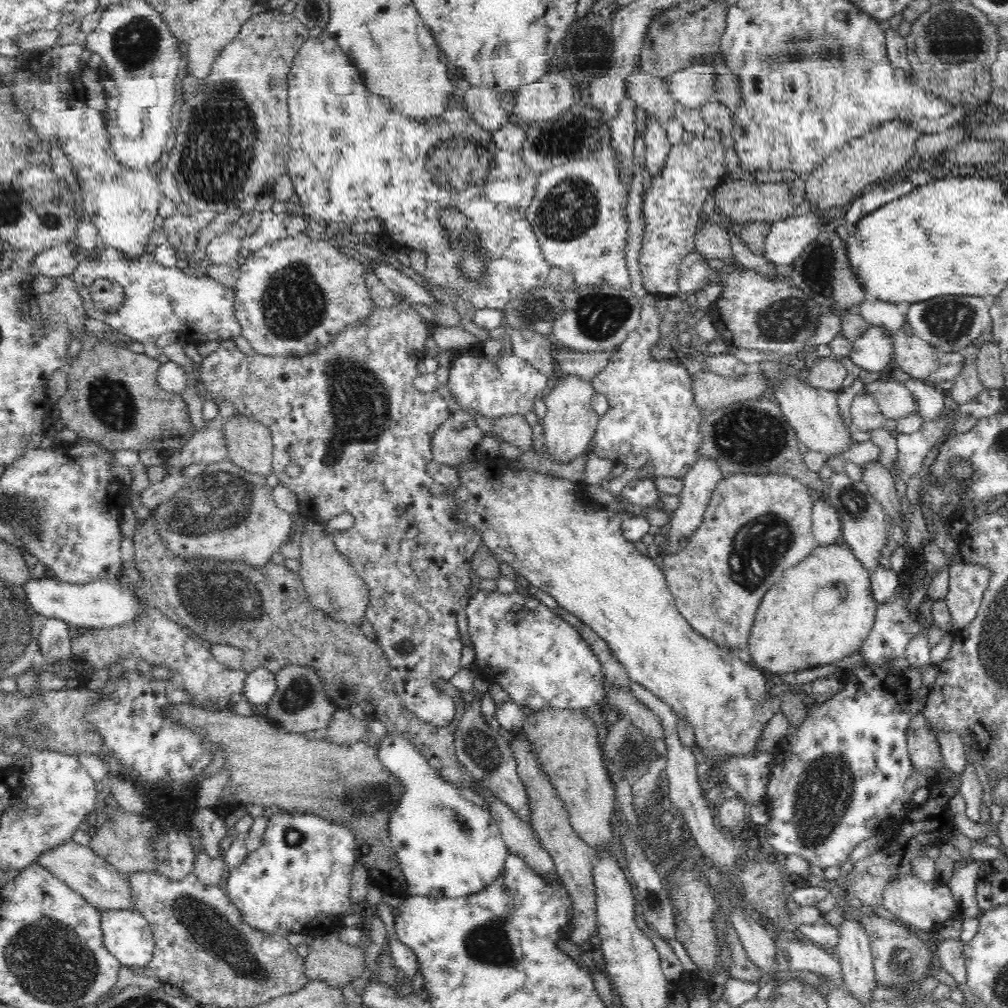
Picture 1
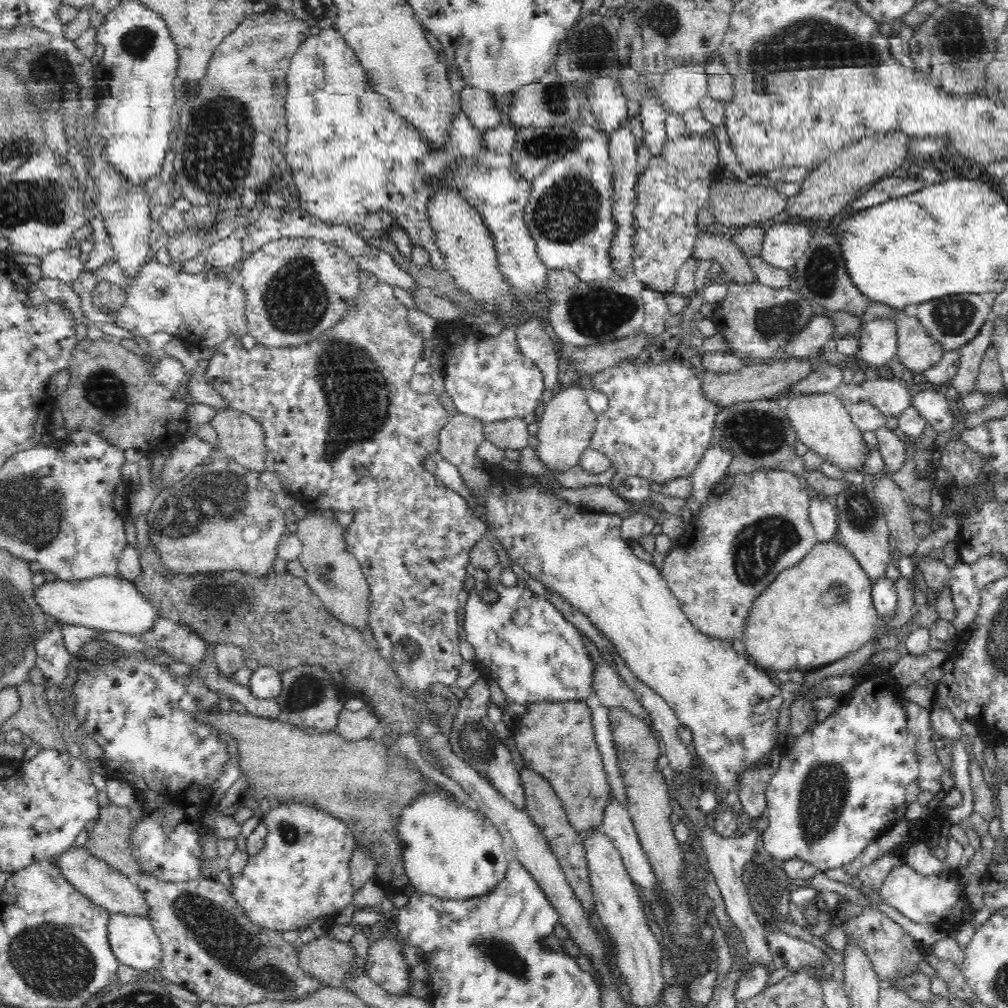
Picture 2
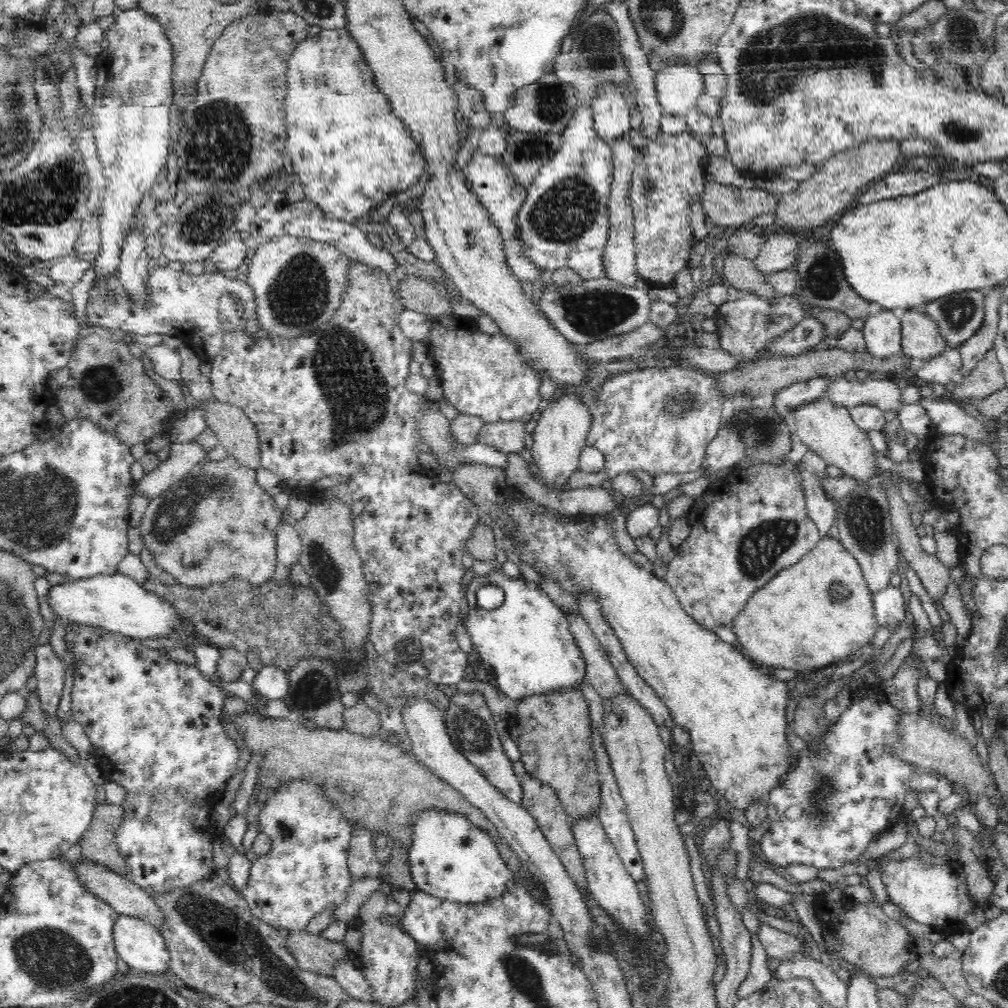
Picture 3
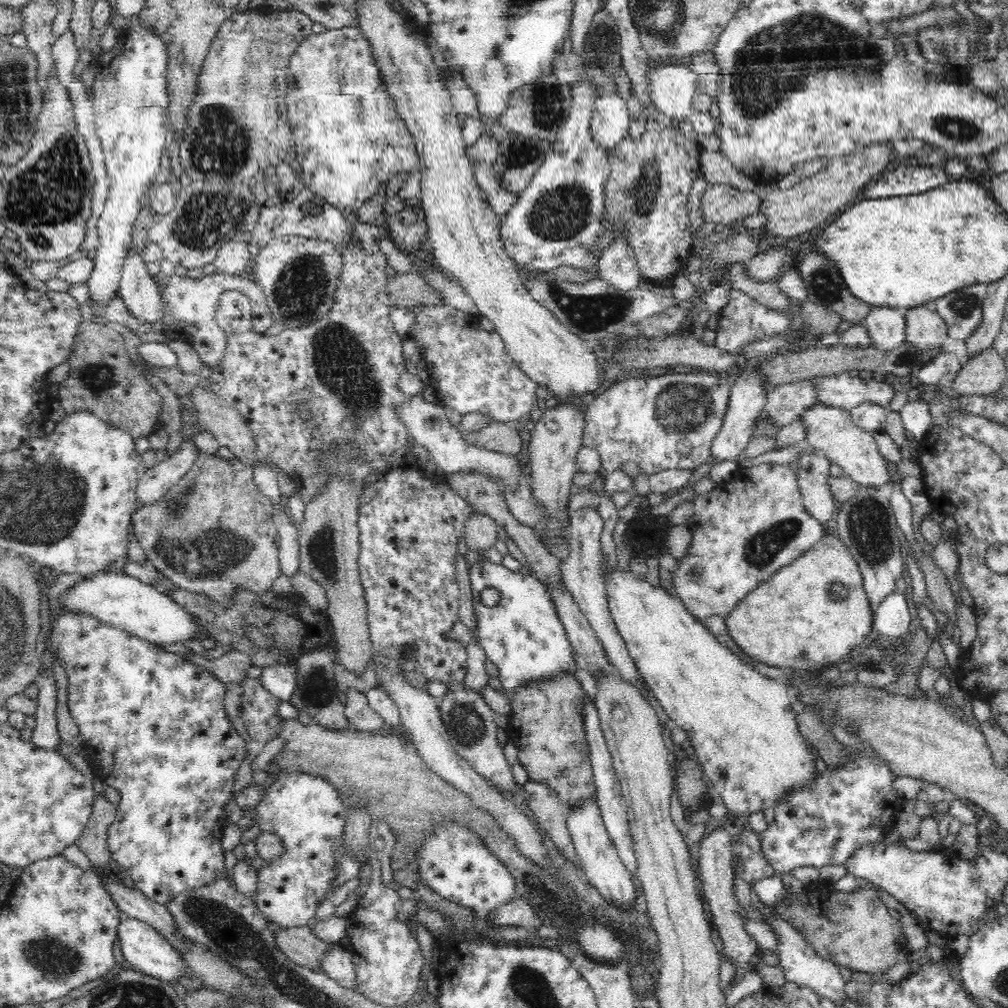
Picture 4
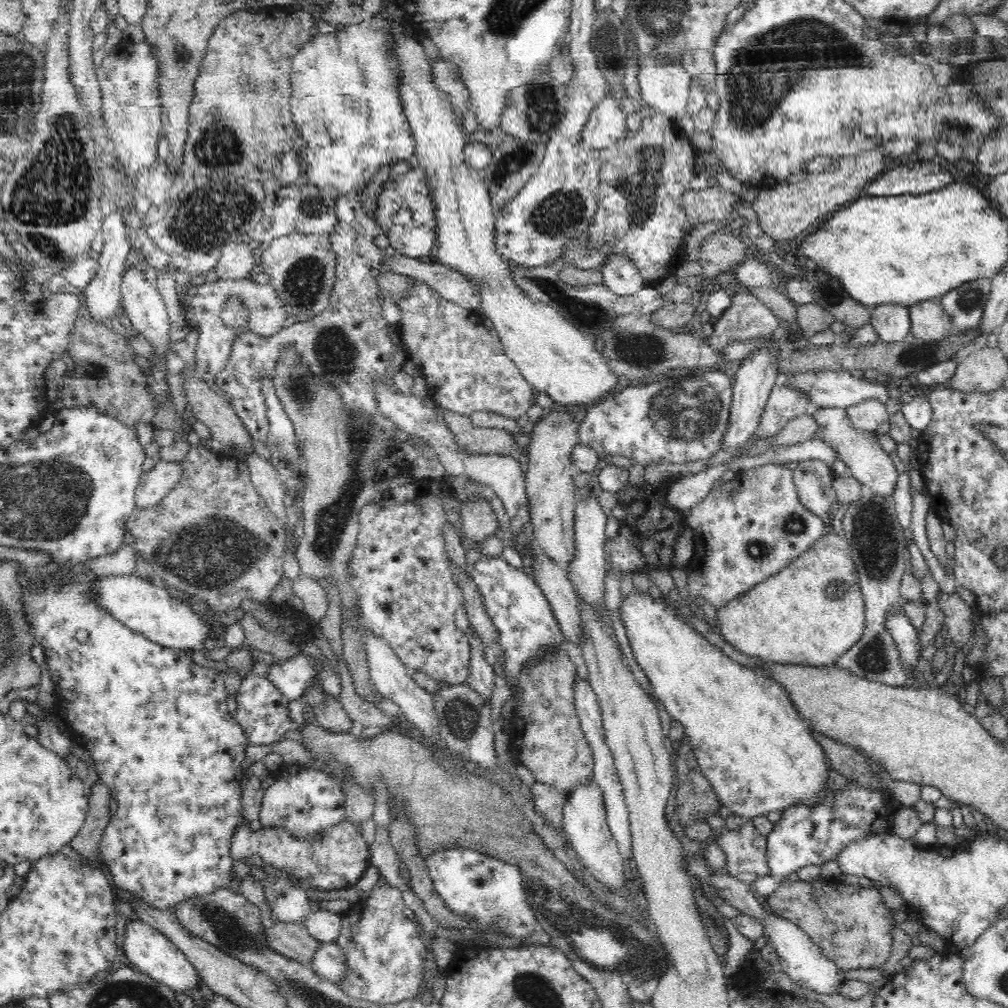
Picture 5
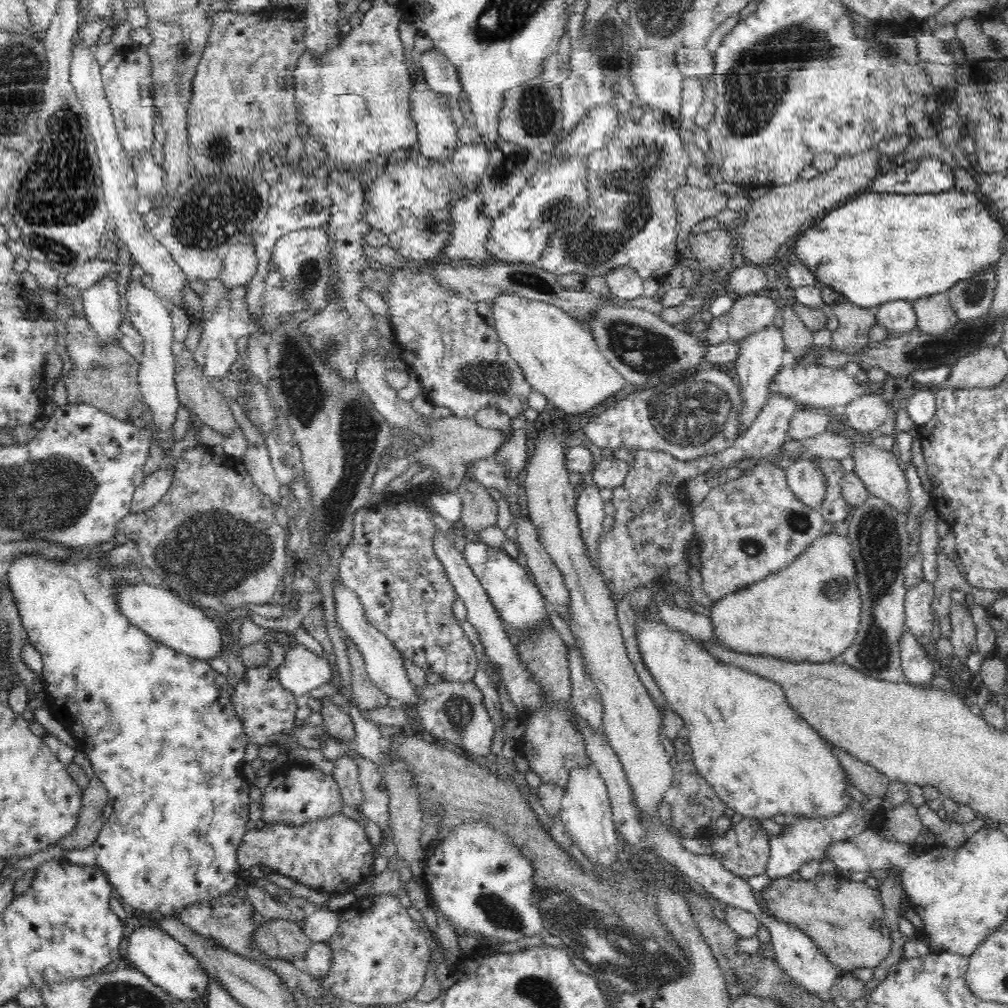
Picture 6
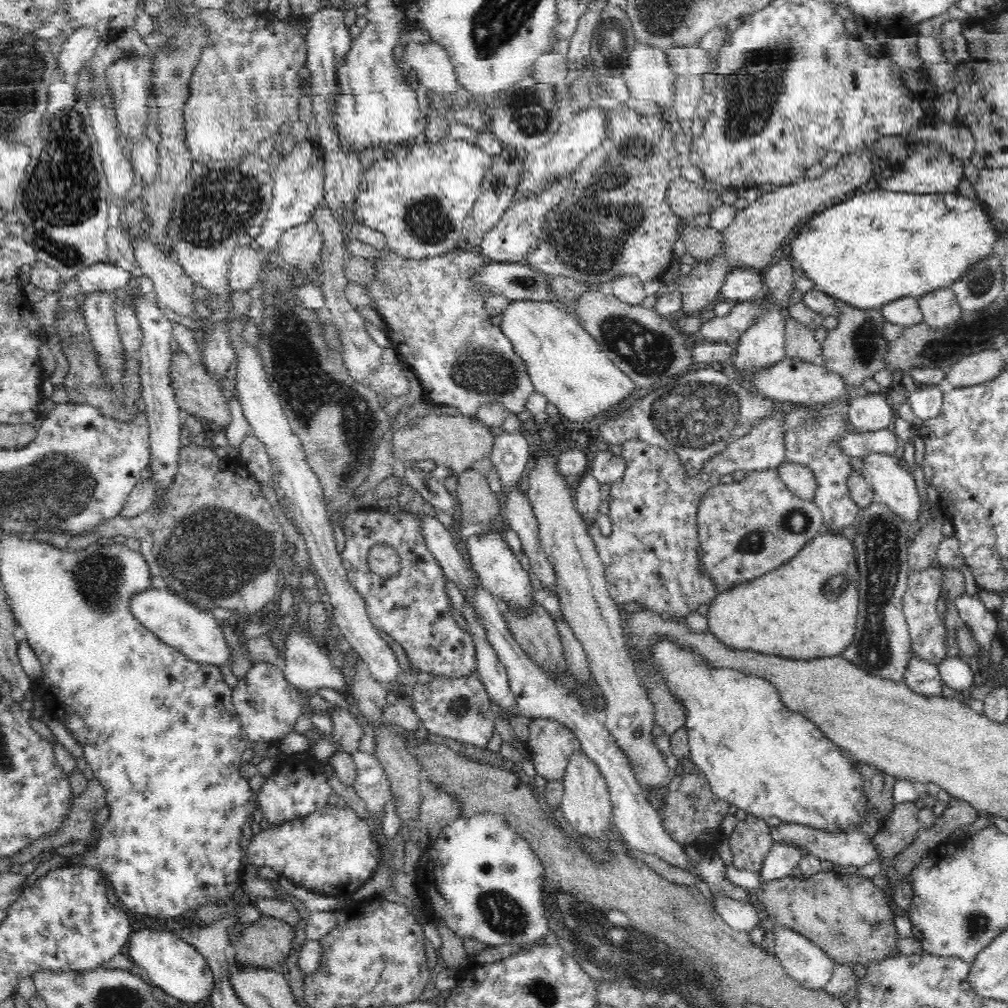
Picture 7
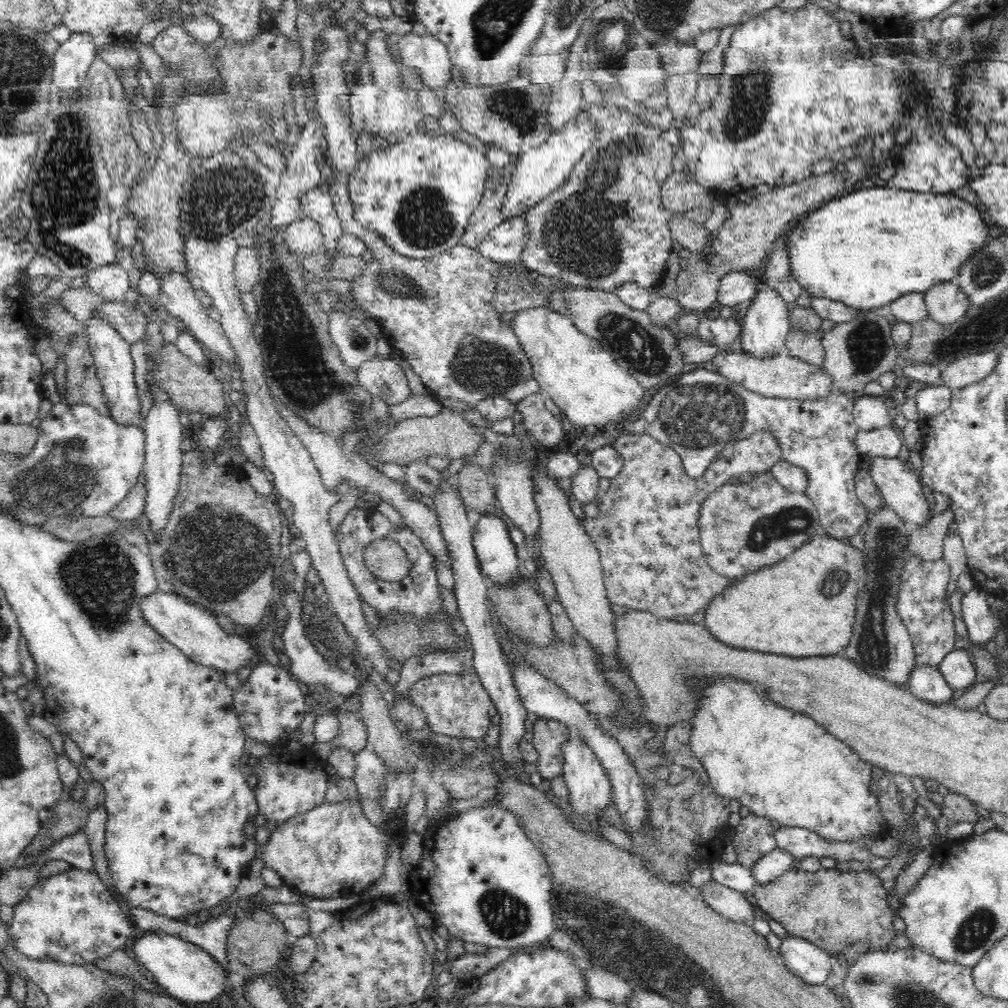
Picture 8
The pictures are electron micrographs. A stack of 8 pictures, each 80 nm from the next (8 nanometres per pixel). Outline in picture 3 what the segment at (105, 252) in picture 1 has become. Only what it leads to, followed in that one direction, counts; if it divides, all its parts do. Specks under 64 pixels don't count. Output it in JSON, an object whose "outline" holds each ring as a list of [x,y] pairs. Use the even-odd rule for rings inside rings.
{"outline":[[[160,265],[149,268],[149,290],[148,298],[141,302],[132,298],[120,283],[118,271],[111,275],[110,279],[98,281],[95,278],[94,286],[90,288],[90,298],[86,302],[84,310],[89,325],[106,327],[107,329],[121,329],[132,334],[161,334],[177,337],[186,343],[190,338],[204,347],[204,354],[209,354],[211,362],[223,348],[225,338],[219,317],[219,300],[224,295],[234,295],[240,299],[242,319],[244,319],[244,330],[247,333],[258,332],[256,323],[256,299],[252,288],[246,284],[240,274],[222,274],[217,272],[210,274],[204,272],[200,276],[192,276],[184,271],[175,270],[170,266]],[[106,292],[113,292],[120,297],[120,302],[110,304],[102,303]]]}

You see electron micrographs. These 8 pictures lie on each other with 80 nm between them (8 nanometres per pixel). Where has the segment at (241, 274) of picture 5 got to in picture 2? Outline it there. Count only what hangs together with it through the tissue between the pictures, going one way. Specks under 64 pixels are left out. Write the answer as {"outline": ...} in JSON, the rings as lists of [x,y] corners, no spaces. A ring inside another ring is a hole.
{"outline":[[[235,236],[220,240],[203,252],[208,264],[217,271],[231,271],[233,273],[240,264],[242,254],[241,239]]]}

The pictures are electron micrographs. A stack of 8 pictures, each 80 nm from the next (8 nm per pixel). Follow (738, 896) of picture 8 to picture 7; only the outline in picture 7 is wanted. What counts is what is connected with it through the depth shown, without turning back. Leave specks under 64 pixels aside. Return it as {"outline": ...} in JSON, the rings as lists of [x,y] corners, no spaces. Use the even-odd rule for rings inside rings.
{"outline":[[[717,897],[714,907],[724,922],[735,931],[749,934],[759,922],[758,913],[752,903],[742,903],[728,897]]]}

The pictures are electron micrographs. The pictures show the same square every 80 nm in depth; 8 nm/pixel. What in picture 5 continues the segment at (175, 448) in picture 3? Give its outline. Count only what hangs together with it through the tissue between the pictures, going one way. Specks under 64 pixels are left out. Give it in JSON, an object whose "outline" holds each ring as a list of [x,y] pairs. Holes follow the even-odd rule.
{"outline":[[[159,460],[149,471],[142,474],[136,490],[135,501],[138,507],[156,506],[162,498],[180,483],[184,460]]]}

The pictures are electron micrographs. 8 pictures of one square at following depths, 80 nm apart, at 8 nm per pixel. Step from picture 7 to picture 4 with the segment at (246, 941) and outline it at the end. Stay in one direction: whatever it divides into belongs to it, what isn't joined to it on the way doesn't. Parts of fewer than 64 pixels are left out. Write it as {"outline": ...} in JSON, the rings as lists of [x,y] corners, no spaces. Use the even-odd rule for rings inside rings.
{"outline":[[[309,925],[283,928],[277,934],[277,945],[295,964],[313,971],[323,970],[324,958],[334,946],[318,938]]]}

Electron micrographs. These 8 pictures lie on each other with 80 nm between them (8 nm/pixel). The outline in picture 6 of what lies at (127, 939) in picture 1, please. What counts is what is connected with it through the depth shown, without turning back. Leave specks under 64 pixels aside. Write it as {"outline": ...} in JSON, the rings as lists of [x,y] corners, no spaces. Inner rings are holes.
{"outline":[[[141,926],[128,936],[127,954],[136,970],[143,972],[156,986],[167,990],[178,1000],[194,1000],[206,990],[208,975],[184,946],[155,926]]]}

